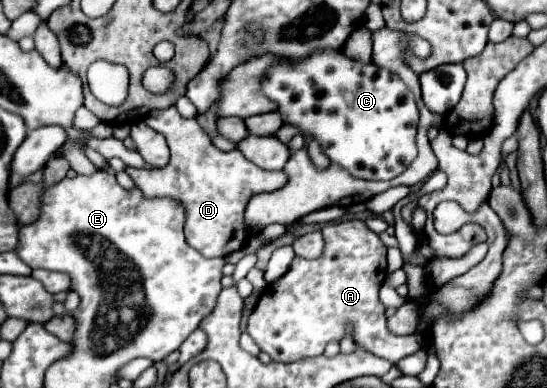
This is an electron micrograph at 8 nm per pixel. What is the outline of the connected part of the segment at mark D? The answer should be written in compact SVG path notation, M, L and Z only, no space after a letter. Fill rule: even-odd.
M177 107L163 111L151 111L147 115L149 127L163 133L169 139L171 161L167 167L157 171L143 171L125 167L125 173L133 177L135 185L147 199L173 197L185 207L185 239L205 257L225 257L229 253L229 241L235 233L235 251L247 241L247 229L243 225L243 211L247 201L255 193L269 193L285 187L285 171L265 171L255 163L247 161L241 151L219 151L211 137L199 127L195 119L183 119Z

